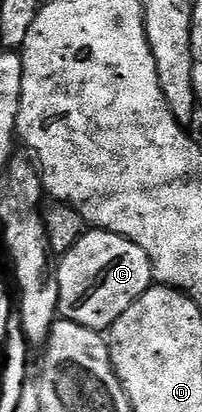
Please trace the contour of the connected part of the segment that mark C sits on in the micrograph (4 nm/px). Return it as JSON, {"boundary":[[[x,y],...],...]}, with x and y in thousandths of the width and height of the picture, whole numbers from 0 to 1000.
{"boundary":[[[485,556],[416,558],[411,573],[322,614],[282,638],[282,665],[292,672],[292,765],[307,772],[361,779],[381,789],[421,789],[421,799],[460,799],[495,808],[545,806],[550,794],[757,692],[748,663],[748,636],[698,604],[658,585],[599,575],[554,561],[500,561]]]}

